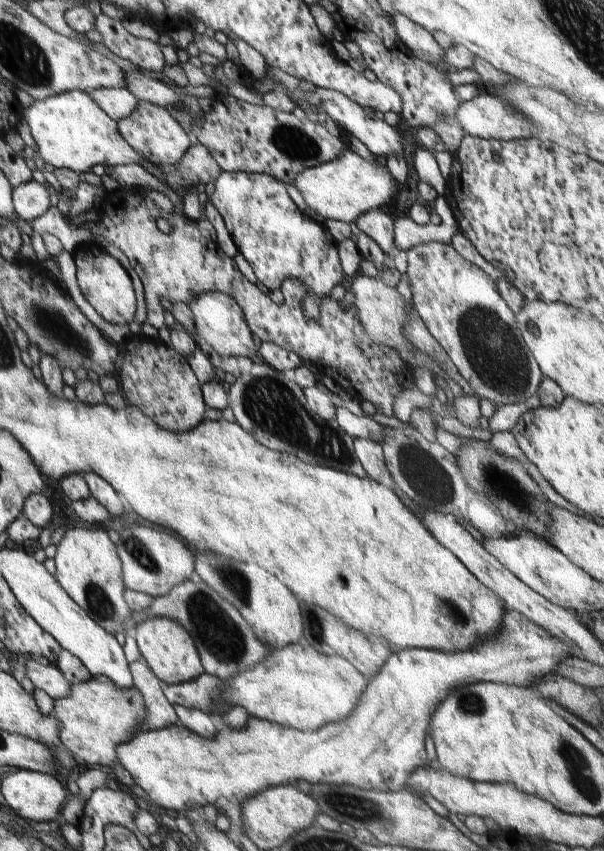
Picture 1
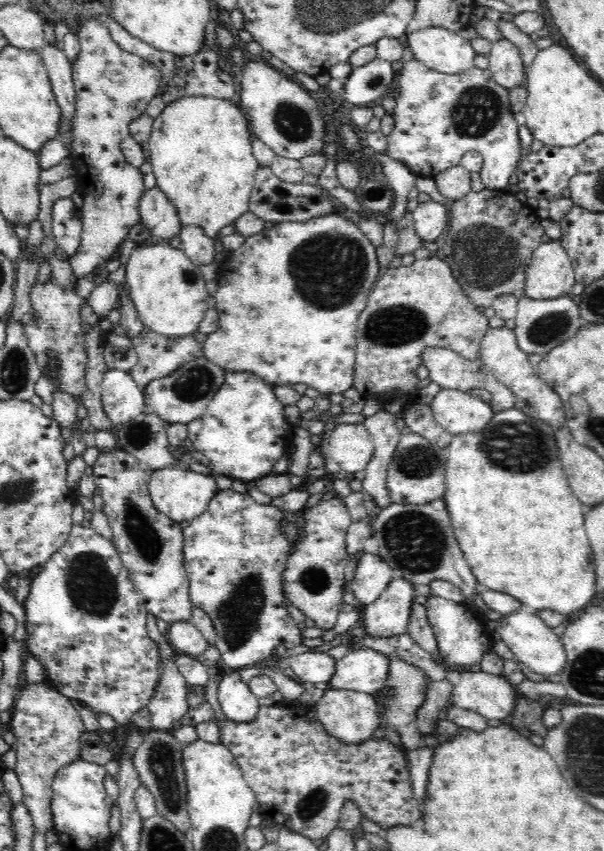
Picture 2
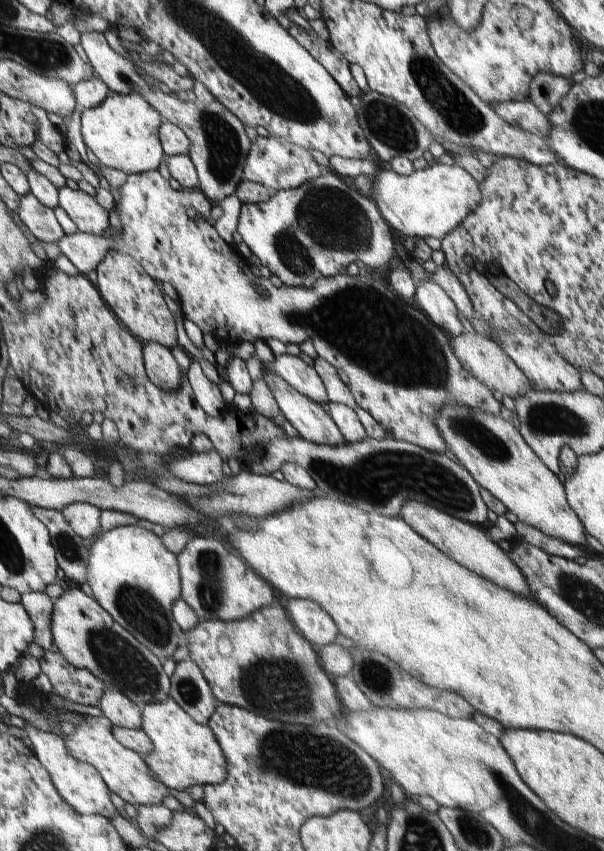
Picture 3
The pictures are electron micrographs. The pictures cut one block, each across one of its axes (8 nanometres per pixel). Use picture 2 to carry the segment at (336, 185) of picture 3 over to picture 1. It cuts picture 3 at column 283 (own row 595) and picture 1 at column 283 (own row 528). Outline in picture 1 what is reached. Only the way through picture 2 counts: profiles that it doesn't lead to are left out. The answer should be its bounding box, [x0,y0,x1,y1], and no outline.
[207,172,343,320]

